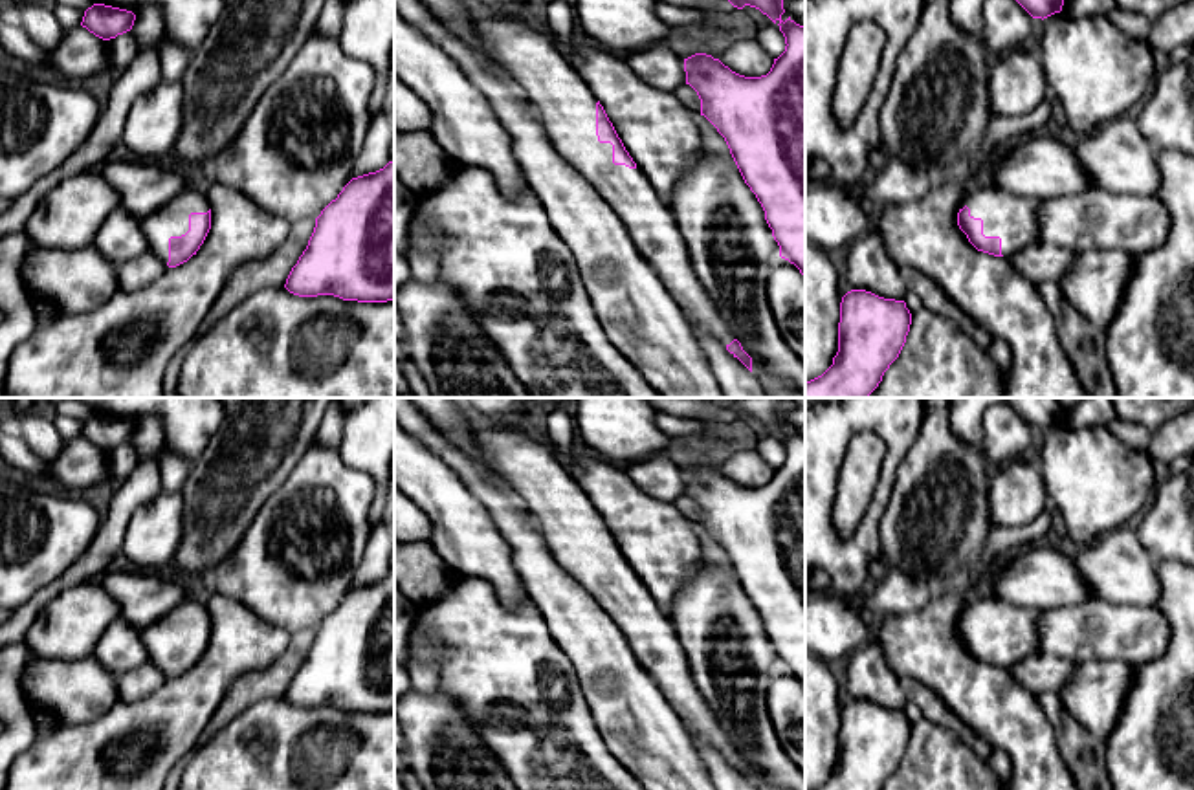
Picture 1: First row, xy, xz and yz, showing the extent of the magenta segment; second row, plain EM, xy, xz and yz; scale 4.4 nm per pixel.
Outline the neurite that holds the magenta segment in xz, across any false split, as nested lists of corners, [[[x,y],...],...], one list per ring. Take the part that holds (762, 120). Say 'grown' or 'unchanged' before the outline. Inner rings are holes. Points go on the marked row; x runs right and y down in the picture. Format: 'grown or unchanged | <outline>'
unchanged | [[[728,0],[734,7],[759,9],[785,37],[785,51],[767,75],[745,77],[719,59],[695,53],[684,59],[686,84],[701,99],[704,115],[724,137],[750,191],[765,211],[765,220],[779,246],[779,257],[794,264],[805,279],[805,27],[790,16],[783,22],[783,0]]]

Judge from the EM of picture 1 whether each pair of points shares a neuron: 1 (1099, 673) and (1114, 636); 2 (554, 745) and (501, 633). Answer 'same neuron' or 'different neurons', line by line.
1: different neurons
2: same neuron

